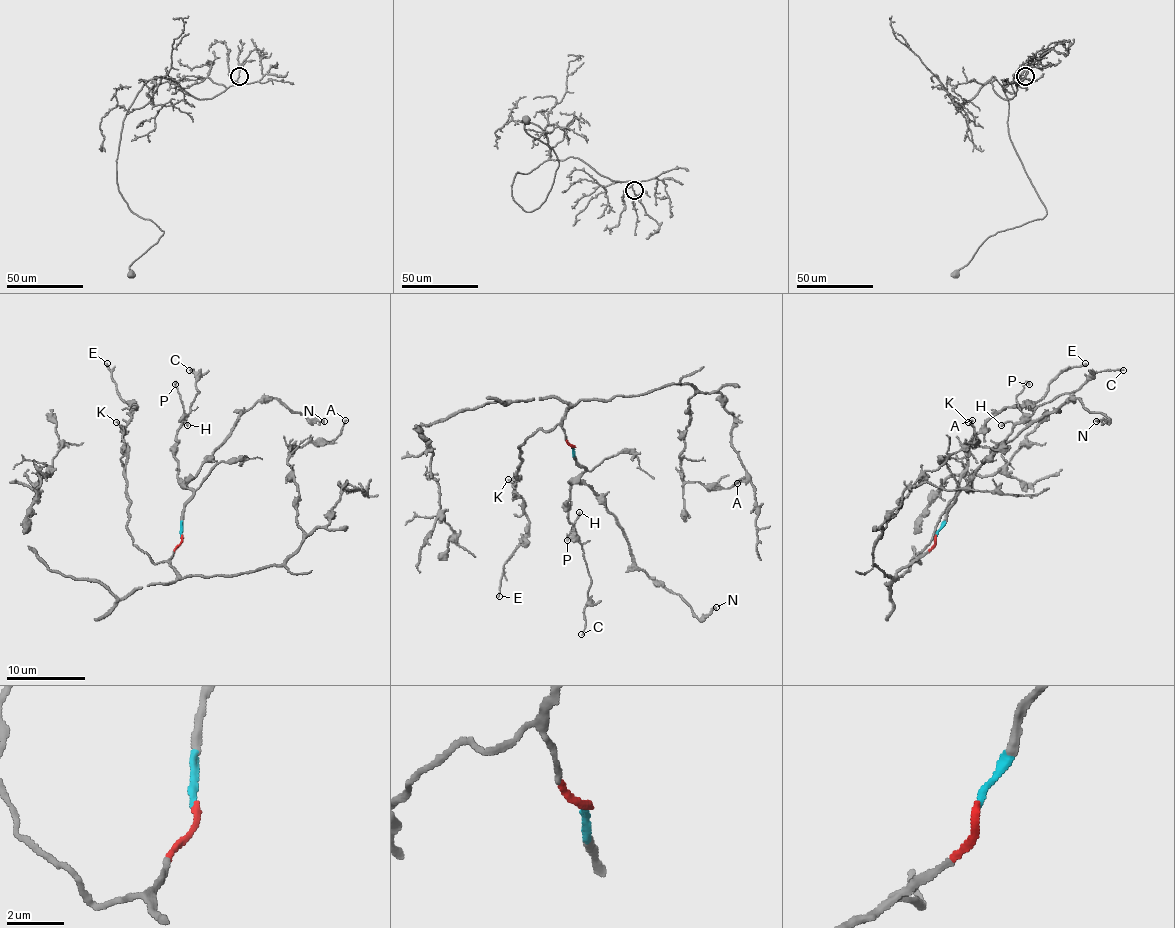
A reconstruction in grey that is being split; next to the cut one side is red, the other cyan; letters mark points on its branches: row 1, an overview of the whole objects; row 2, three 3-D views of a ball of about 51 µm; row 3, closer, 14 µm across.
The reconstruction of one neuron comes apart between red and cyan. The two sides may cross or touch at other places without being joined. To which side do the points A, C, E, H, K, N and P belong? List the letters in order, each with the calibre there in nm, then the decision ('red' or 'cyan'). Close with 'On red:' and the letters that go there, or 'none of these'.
A: 160 nm | red
C: 150 nm | cyan
E: 180 nm | red
H: 160 nm | cyan
K: 140 nm | red
N: 150 nm | cyan
P: 180 nm | cyan
On red: A, E, K

